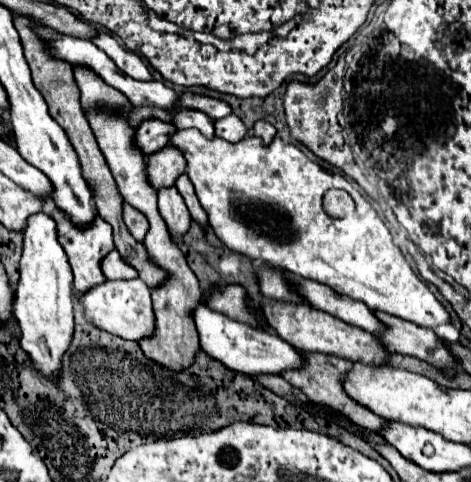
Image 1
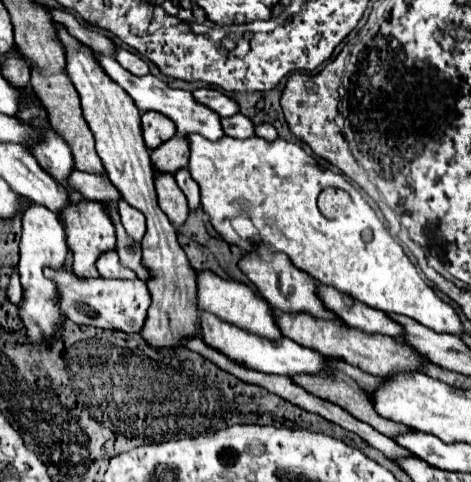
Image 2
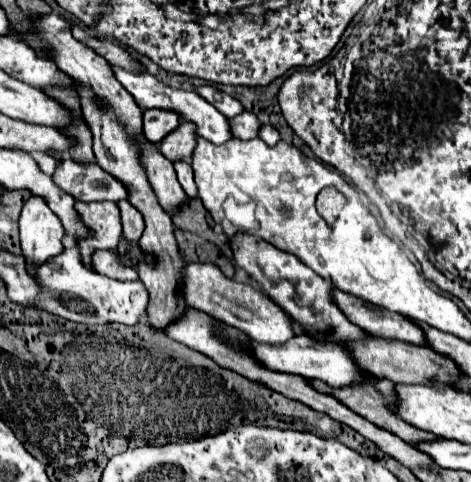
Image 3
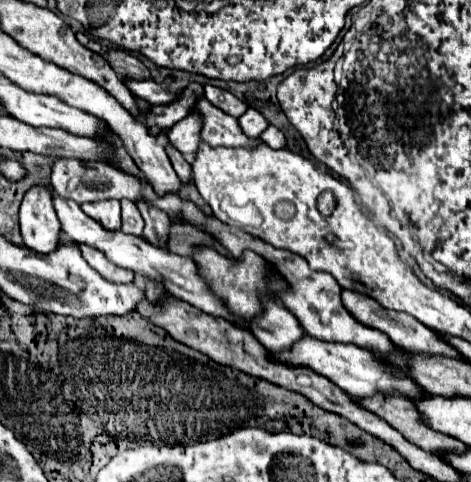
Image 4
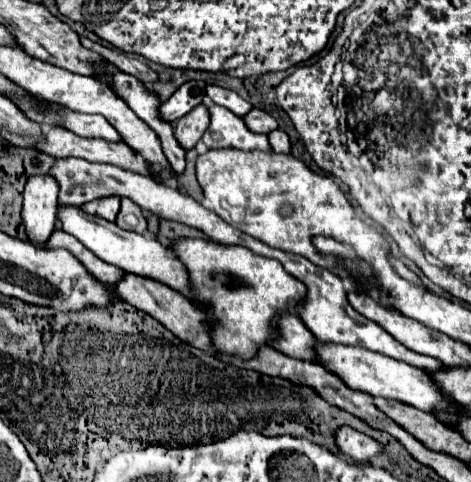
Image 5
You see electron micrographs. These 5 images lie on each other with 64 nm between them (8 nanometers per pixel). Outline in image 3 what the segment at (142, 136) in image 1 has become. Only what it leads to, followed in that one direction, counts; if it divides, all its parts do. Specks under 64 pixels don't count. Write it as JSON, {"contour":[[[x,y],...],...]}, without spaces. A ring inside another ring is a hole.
{"contour":[[[146,110],[144,112],[144,136],[152,142],[160,142],[164,136],[168,136],[172,130],[176,130],[180,124],[180,118],[176,112],[166,110]]]}

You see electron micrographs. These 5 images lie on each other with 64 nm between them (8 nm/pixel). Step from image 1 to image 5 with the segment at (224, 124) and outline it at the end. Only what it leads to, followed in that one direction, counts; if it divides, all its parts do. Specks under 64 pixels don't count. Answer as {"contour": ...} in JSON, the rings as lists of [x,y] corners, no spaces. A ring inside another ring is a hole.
{"contour":[[[252,108],[244,116],[244,122],[250,128],[250,132],[256,132],[256,134],[268,134],[274,128],[278,128],[278,122],[270,114],[266,114],[264,110],[258,110],[258,108]]]}

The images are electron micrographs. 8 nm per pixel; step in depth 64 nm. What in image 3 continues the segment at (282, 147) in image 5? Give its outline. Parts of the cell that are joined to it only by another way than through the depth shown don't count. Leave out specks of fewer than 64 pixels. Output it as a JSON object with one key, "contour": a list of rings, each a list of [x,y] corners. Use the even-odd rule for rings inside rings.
{"contour":[[[262,124],[258,136],[260,136],[268,146],[278,144],[278,140],[280,140],[280,134],[278,134],[278,130],[276,130],[272,124]]]}

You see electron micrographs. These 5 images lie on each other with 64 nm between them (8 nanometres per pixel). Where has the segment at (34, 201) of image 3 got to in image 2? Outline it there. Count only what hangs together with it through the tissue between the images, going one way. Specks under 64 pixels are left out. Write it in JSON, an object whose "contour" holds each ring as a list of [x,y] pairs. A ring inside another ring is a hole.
{"contour":[[[32,204],[28,212],[22,216],[22,240],[20,240],[20,262],[18,262],[18,272],[20,272],[20,284],[24,298],[20,302],[20,318],[26,328],[28,342],[38,346],[38,348],[50,348],[56,340],[62,338],[64,322],[66,316],[60,308],[60,292],[56,288],[56,282],[44,276],[44,268],[54,268],[60,270],[66,264],[68,248],[64,244],[64,228],[54,212],[50,212],[44,206]]]}

